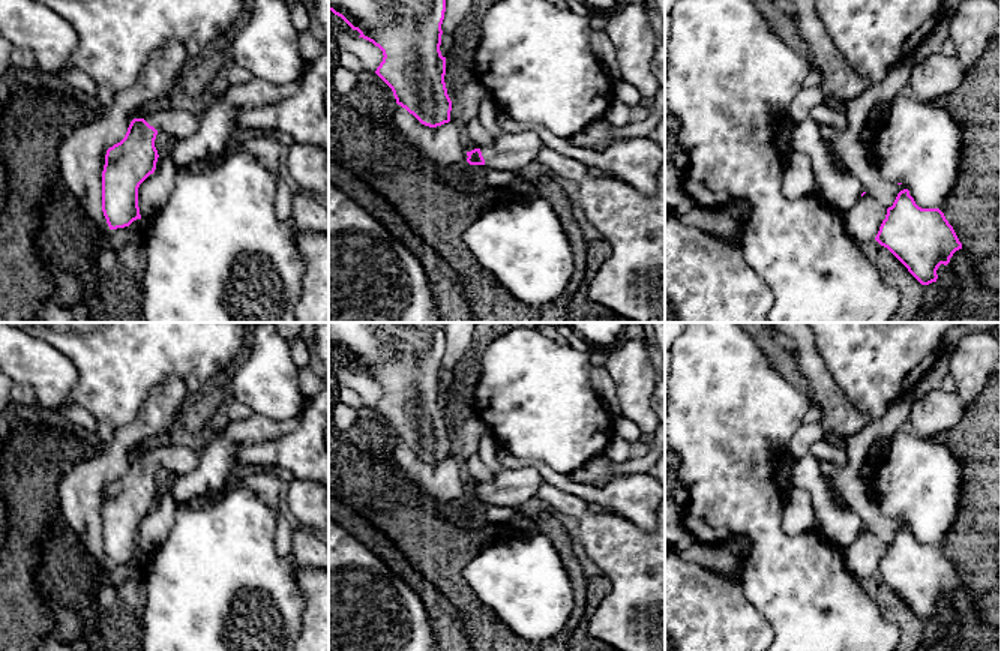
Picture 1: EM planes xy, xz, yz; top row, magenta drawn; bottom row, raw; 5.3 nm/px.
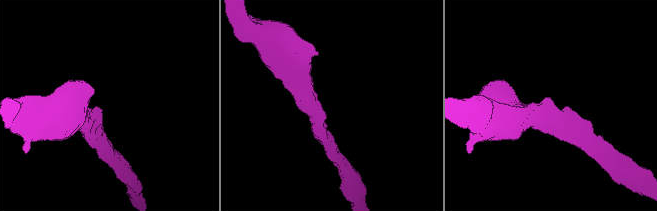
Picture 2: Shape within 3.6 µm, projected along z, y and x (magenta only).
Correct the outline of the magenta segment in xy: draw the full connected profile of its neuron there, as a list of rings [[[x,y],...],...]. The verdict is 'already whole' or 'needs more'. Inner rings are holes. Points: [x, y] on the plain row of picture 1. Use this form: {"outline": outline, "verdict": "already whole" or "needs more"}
{"outline": [[[174,444],[131,458],[125,474],[105,490],[102,548],[110,566],[125,564],[141,555],[138,524],[156,506],[156,471],[161,468],[171,477],[182,477],[194,471],[200,459],[201,450]]], "verdict": "needs more"}

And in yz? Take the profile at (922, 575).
{"outline": [[[908,525],[887,544],[875,576],[887,584],[921,620],[936,618],[936,606],[962,585],[953,562],[939,544],[921,544]]], "verdict": "already whole"}

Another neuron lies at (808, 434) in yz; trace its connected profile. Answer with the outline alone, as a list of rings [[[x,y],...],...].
[[[804,422],[798,430],[792,435],[789,441],[789,450],[795,458],[803,458],[809,454],[810,447],[824,440],[825,429],[822,428],[821,422],[807,423]]]

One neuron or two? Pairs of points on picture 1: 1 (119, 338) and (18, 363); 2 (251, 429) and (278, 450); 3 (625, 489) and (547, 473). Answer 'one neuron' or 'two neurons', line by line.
1: two neurons
2: two neurons
3: one neuron

